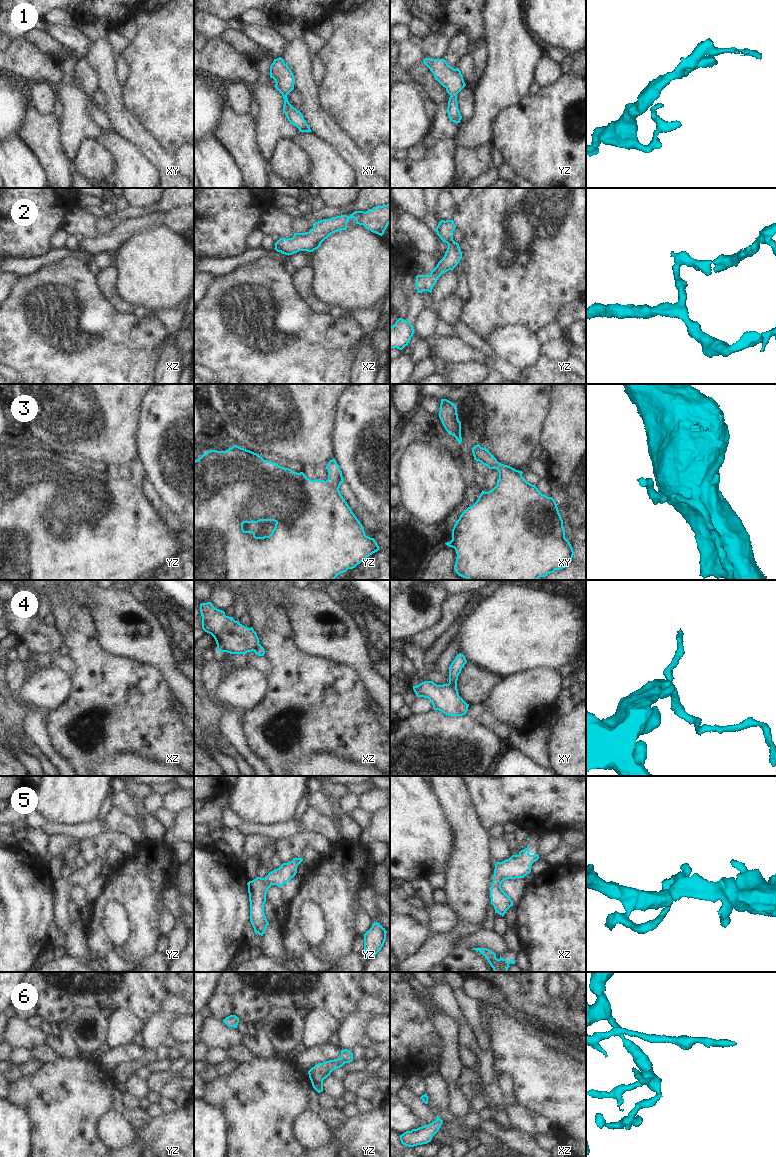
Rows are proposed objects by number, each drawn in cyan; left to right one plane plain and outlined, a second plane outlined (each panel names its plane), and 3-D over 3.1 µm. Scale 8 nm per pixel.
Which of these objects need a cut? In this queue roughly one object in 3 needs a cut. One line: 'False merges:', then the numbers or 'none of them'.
False merges: 2, 4, 6

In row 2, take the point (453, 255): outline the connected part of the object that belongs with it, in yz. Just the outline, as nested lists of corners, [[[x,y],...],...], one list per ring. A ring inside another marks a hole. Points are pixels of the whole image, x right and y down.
[[[452,240],[448,244],[444,257],[438,262],[437,266],[429,275],[416,276],[416,289],[418,293],[424,291],[432,292],[434,285],[442,273],[453,270],[462,258],[462,252],[459,244]]]

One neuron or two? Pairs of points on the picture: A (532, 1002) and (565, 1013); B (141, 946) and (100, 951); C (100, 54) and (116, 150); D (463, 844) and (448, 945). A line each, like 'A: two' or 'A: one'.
A: one
B: one
C: two
D: one

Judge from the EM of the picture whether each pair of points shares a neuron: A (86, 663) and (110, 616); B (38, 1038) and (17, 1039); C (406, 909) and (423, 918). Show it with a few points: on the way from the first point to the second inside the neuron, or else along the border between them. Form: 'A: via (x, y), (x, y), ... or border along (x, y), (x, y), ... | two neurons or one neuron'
A: border along (93, 625), (100, 647), (115, 656) | two neurons
B: via (33, 1038), (22, 1038) | one neuron
C: via (410, 910), (419, 914) | one neuron

